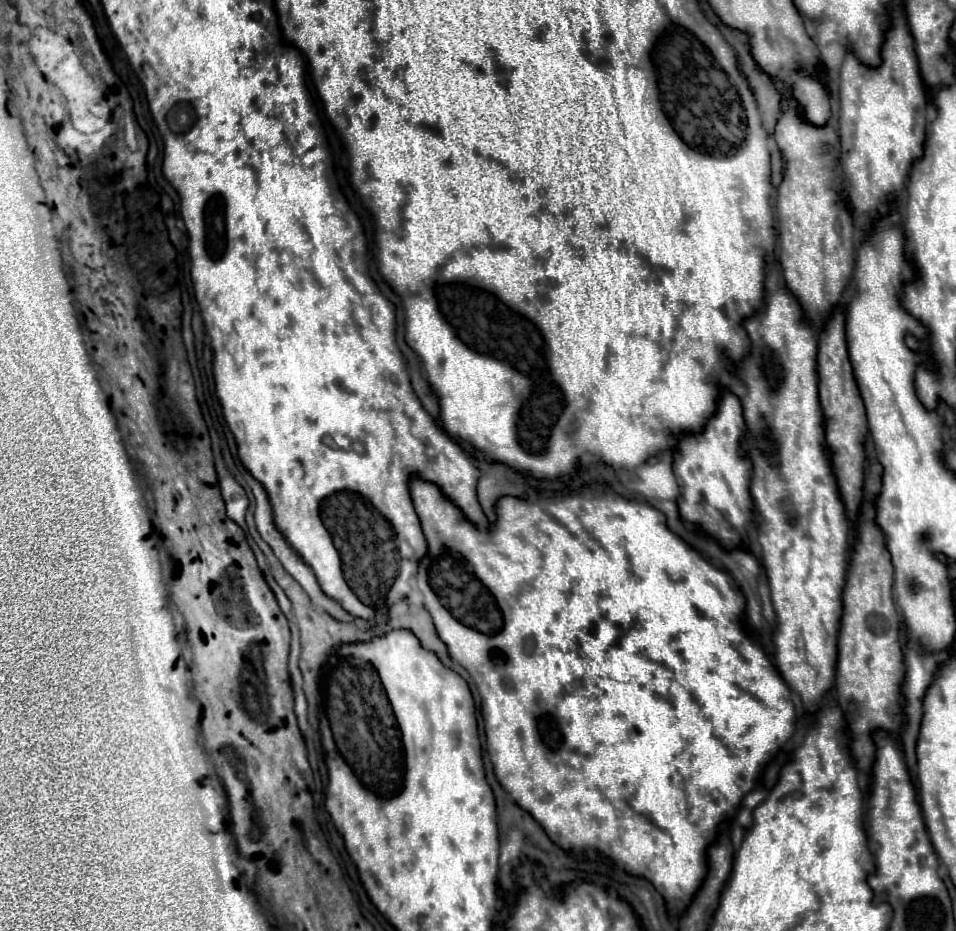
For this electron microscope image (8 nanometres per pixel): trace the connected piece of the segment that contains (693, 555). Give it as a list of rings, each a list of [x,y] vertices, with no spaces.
[[[411,476],[409,492],[429,544],[431,560],[427,572],[429,584],[421,586],[419,580],[417,588],[423,594],[425,608],[435,622],[439,638],[449,648],[449,656],[457,660],[477,684],[481,712],[485,716],[487,754],[495,766],[497,780],[521,808],[533,814],[555,844],[565,850],[595,846],[613,862],[621,862],[627,872],[651,880],[667,900],[669,912],[679,914],[681,908],[685,910],[691,902],[705,878],[705,846],[717,836],[717,826],[725,818],[737,814],[743,796],[757,786],[763,766],[795,732],[797,716],[789,686],[773,668],[765,652],[753,642],[749,632],[745,632],[745,626],[741,626],[745,610],[741,588],[729,572],[709,564],[699,550],[671,532],[663,512],[647,502],[623,498],[609,490],[597,490],[595,484],[587,484],[579,492],[567,496],[539,494],[537,502],[501,496],[495,504],[497,518],[487,530],[481,530],[467,520],[433,482]]]

